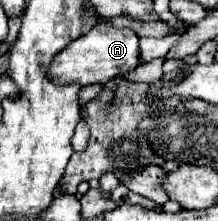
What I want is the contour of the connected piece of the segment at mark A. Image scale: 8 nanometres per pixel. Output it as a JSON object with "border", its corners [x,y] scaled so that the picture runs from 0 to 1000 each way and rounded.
{"border":[[[454,95],[381,167],[344,176],[252,276],[234,276],[234,348],[298,385],[307,367],[362,367],[372,385],[491,376],[509,348],[564,348],[647,294],[638,167],[601,131],[537,131],[500,95]]]}

